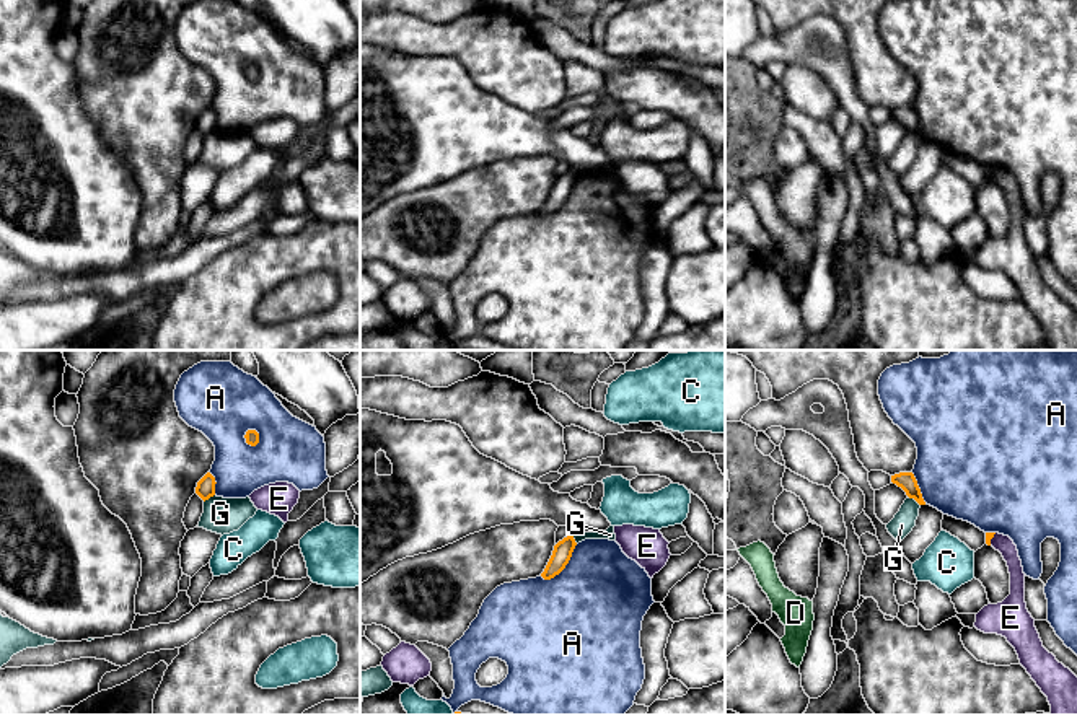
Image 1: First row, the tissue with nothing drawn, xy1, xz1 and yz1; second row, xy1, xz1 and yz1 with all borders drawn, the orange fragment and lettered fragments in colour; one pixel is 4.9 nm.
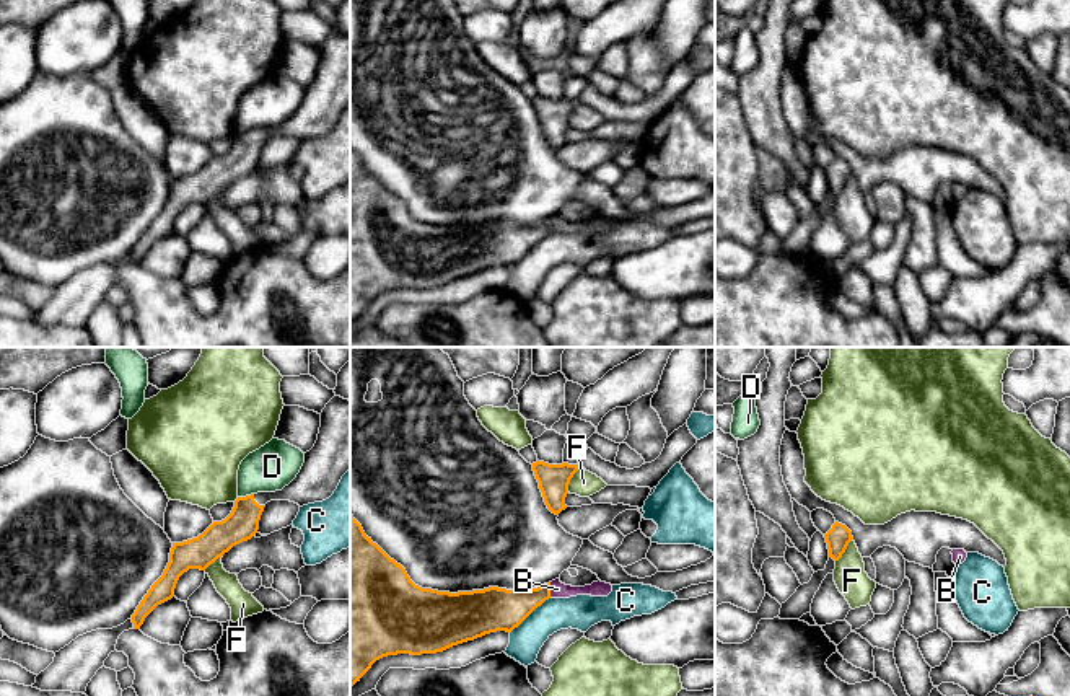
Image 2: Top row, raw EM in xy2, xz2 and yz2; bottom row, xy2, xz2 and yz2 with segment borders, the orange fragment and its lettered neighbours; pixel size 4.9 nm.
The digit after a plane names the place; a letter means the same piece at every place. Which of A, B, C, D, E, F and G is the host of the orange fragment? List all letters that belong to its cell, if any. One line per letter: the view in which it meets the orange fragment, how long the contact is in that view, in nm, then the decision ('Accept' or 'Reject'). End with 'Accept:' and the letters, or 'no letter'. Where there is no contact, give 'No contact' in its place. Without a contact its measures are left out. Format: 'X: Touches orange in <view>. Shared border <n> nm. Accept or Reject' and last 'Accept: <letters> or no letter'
A: Touches orange in xz1. Shared border 240 nm. Reject
B: Touches orange in xz2. Shared border 80 nm. Reject
C: Touches orange in xz2. Shared border 260 nm. Reject
D: Touches orange in xy2. Shared border 80 nm. Reject
E: Touches orange in yz1. Shared border 70 nm. Reject
F: Touches orange in xz2. Shared border 140 nm. Reject
G: Touches orange in yz1. Shared border 80 nm. Reject
Accept: no letter

